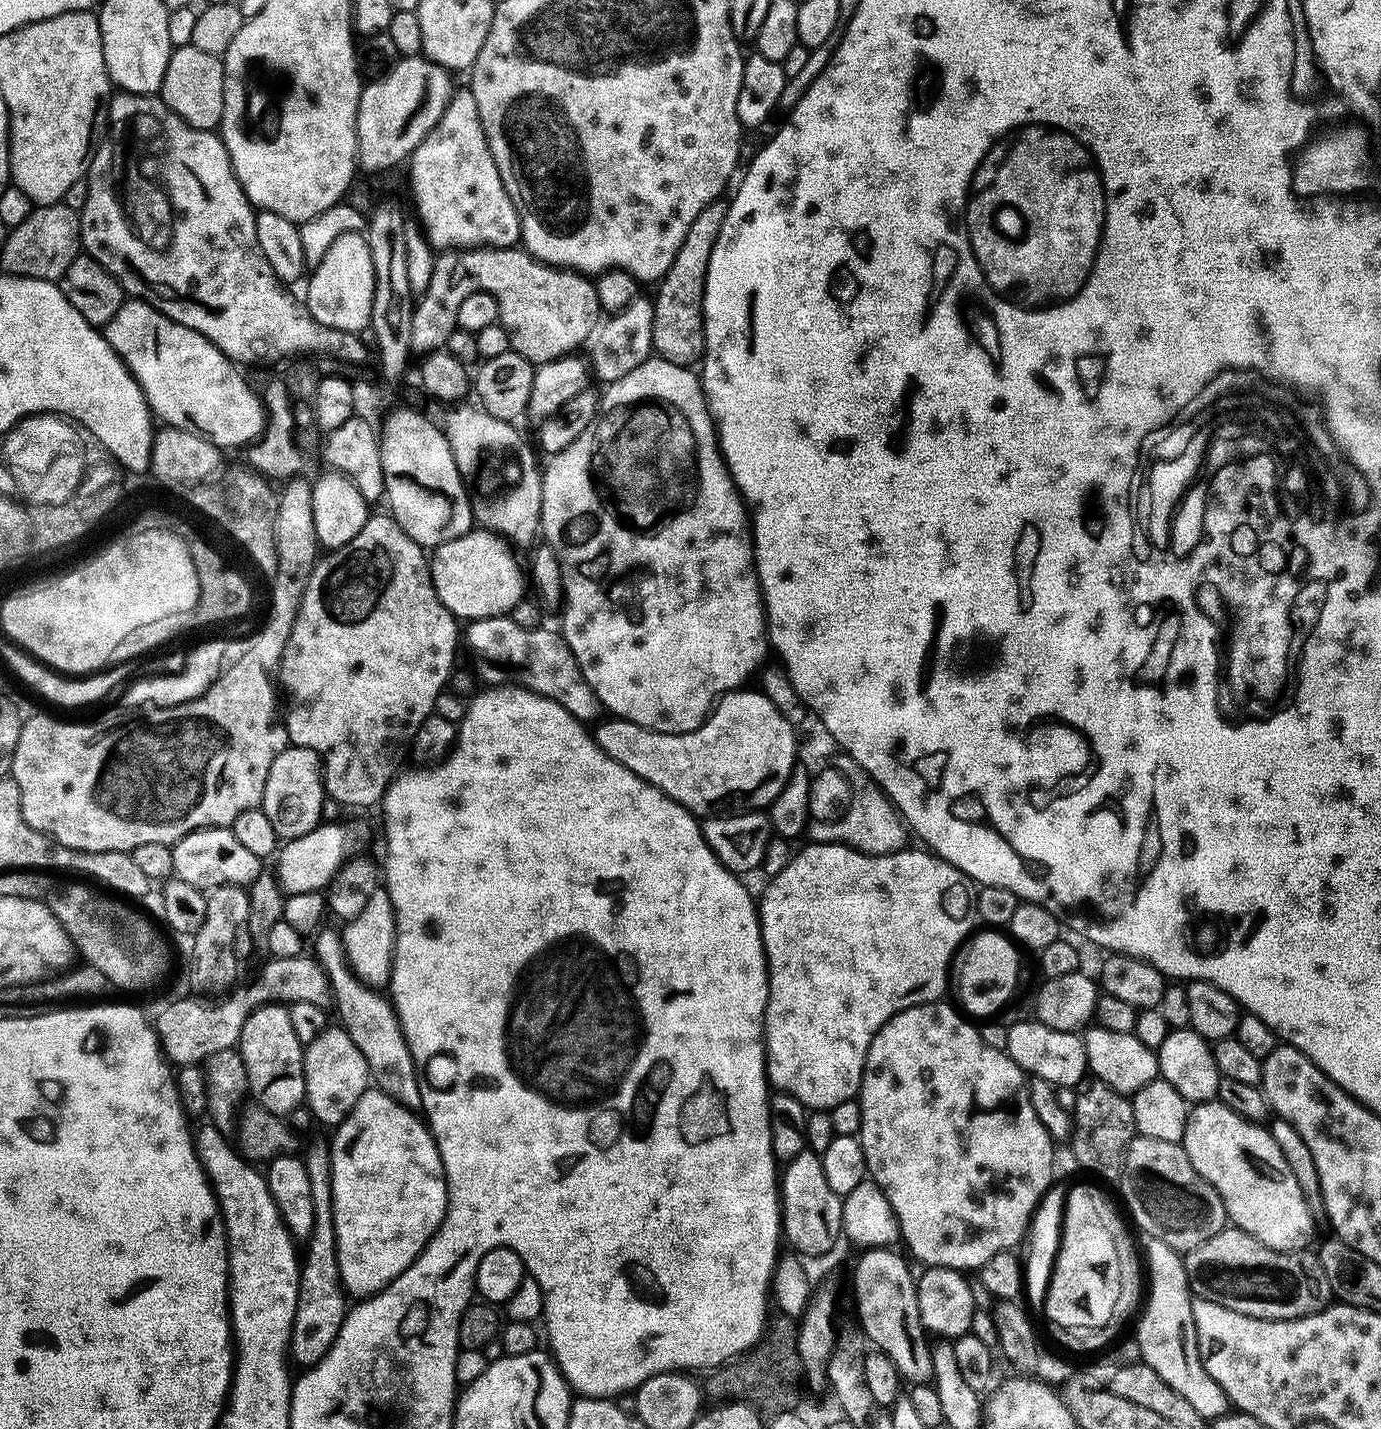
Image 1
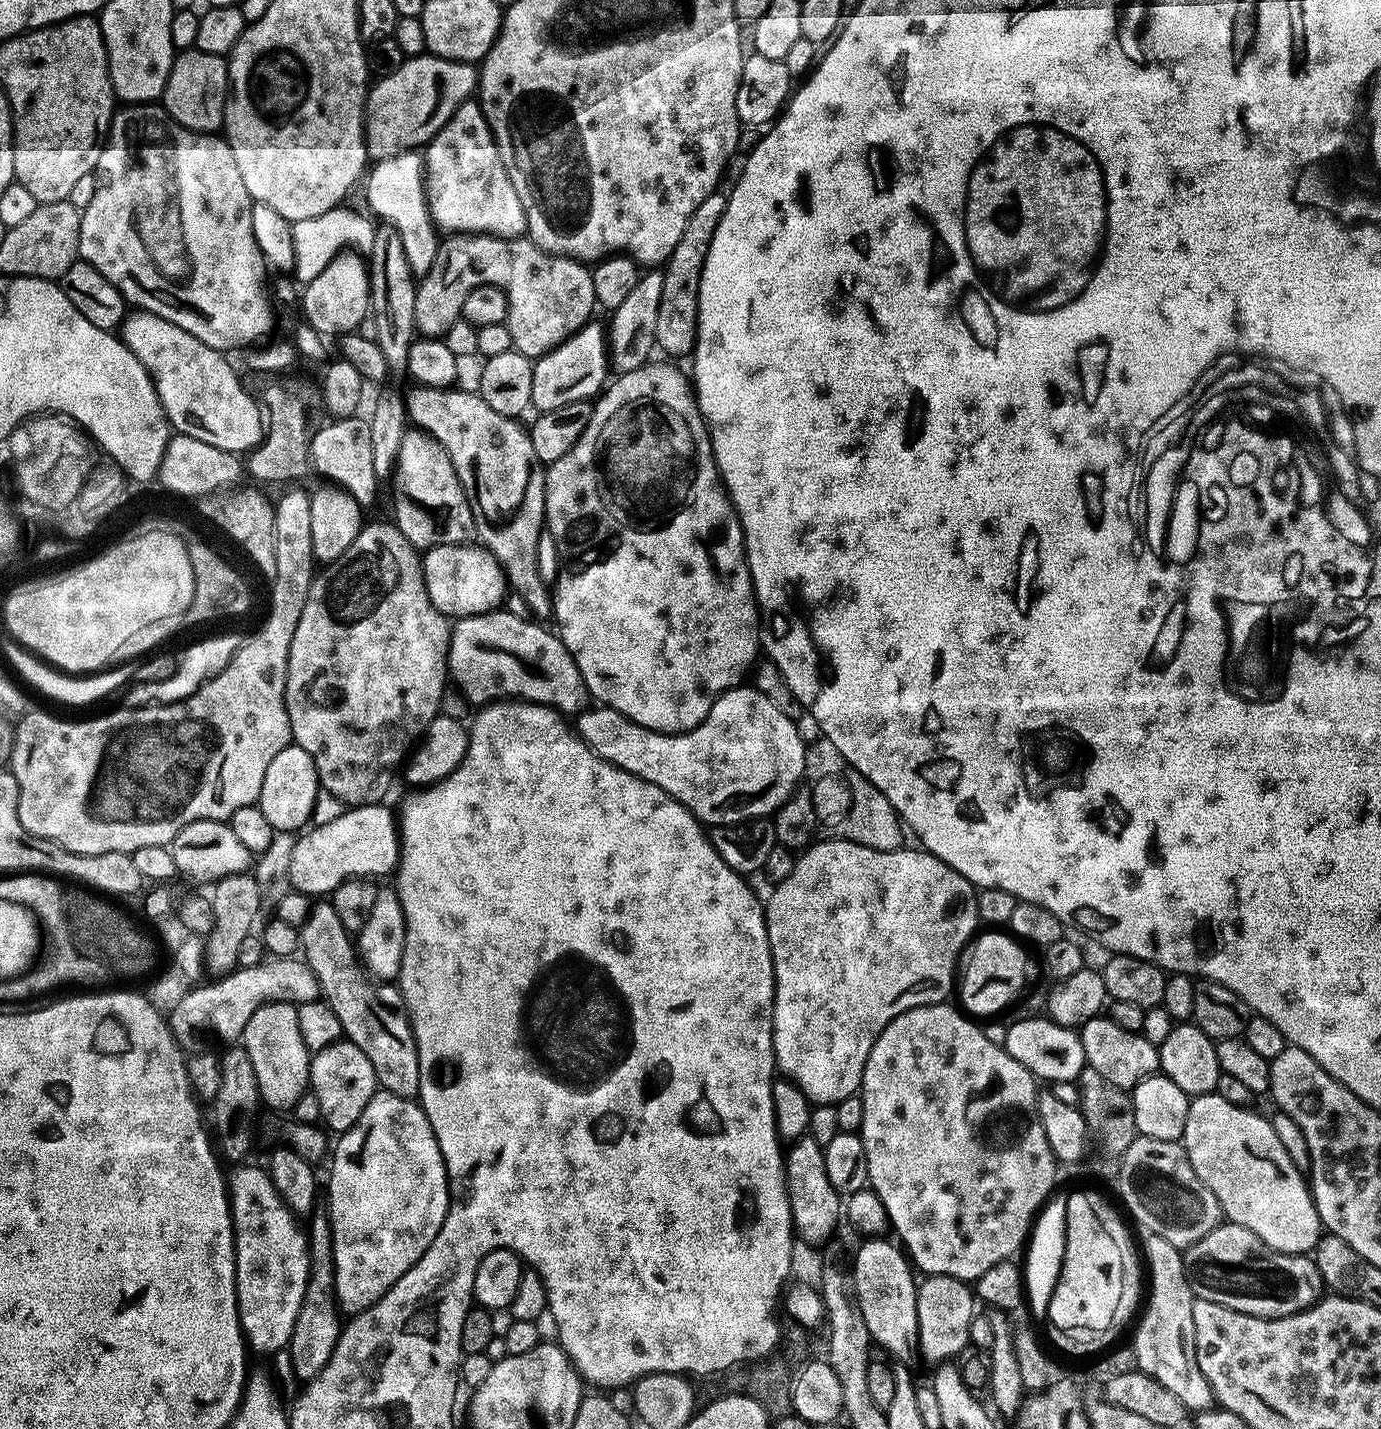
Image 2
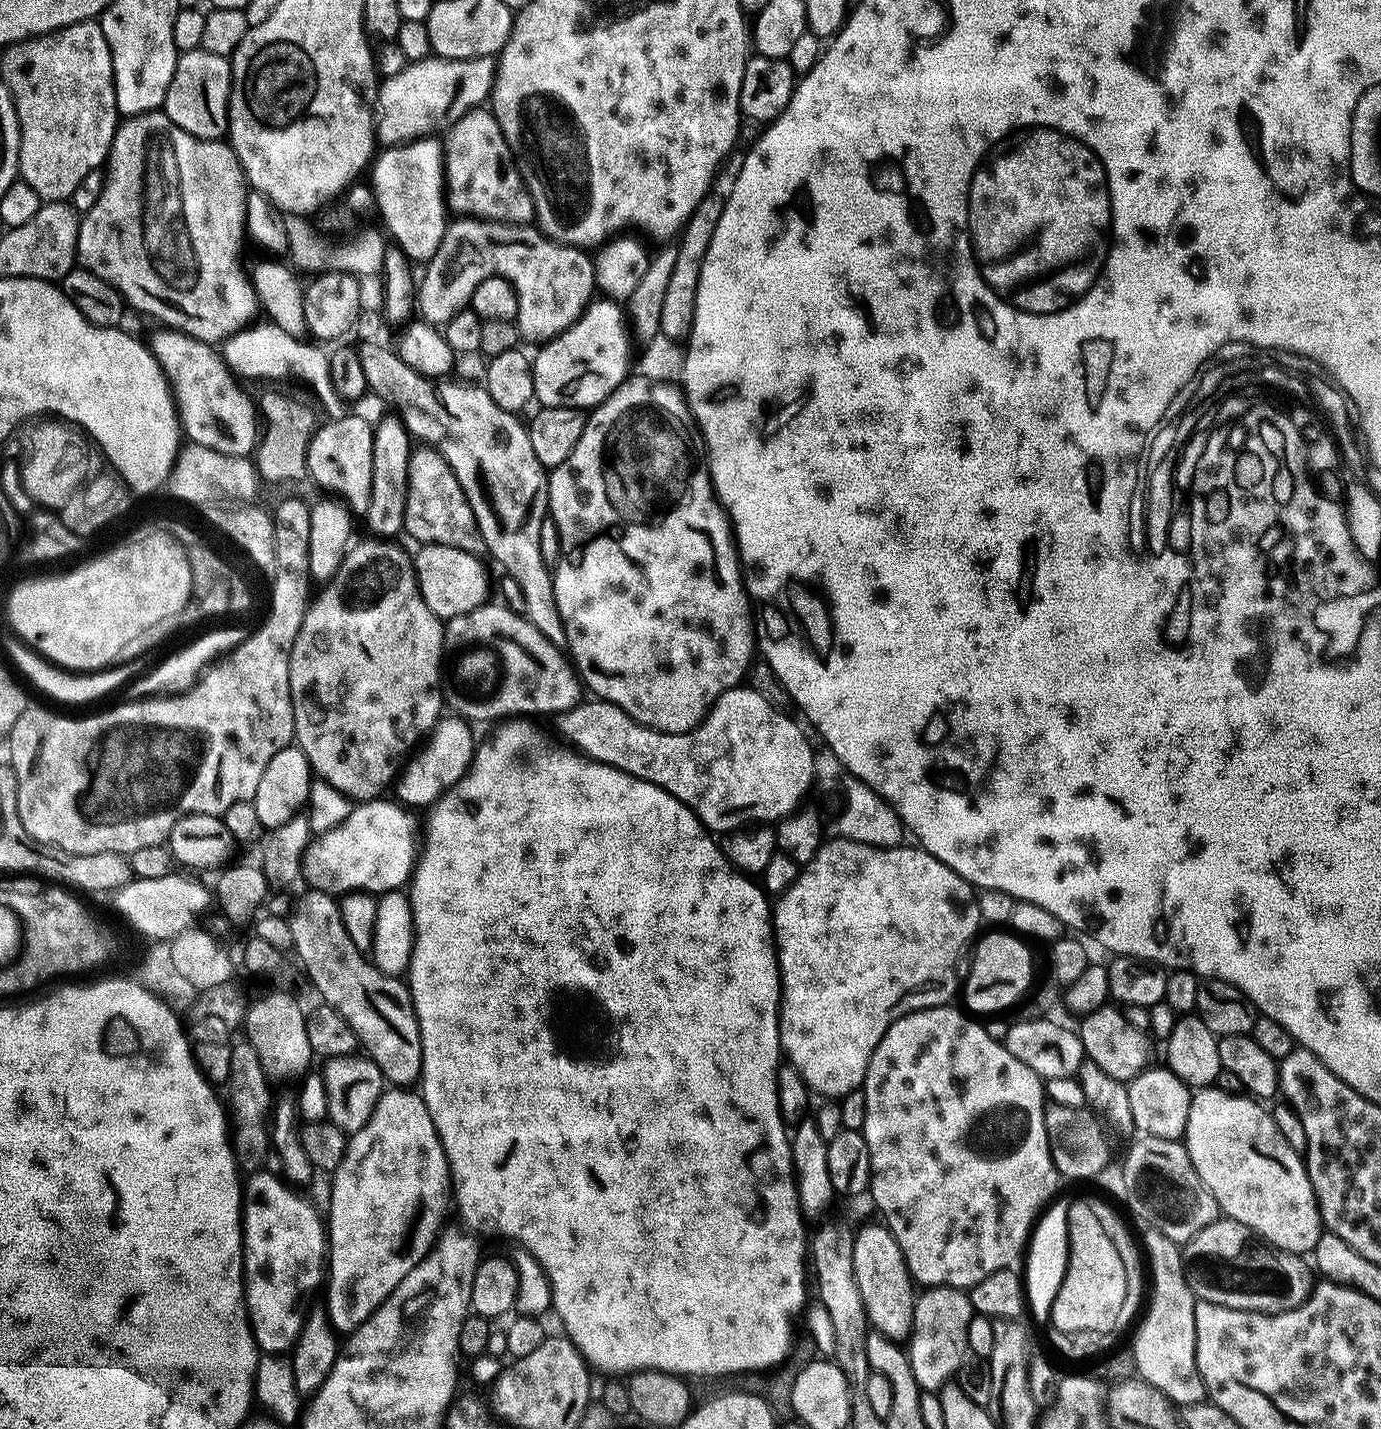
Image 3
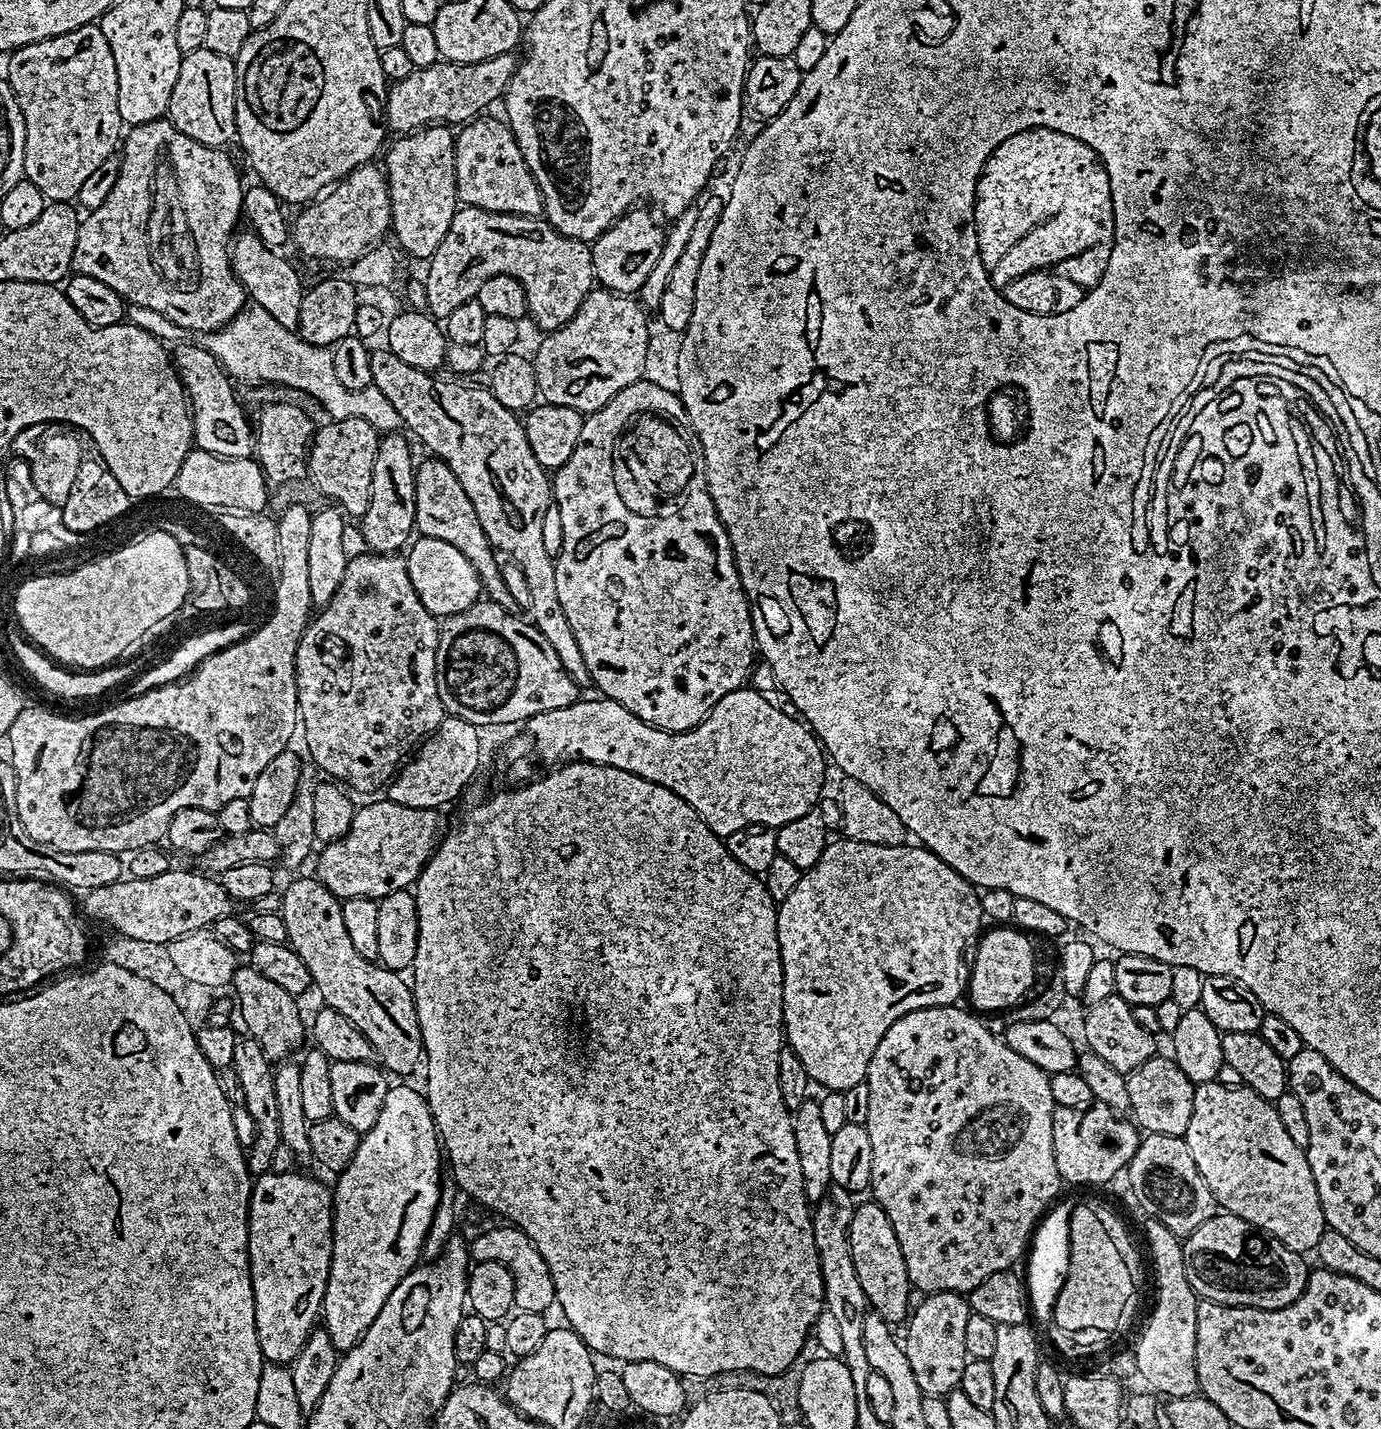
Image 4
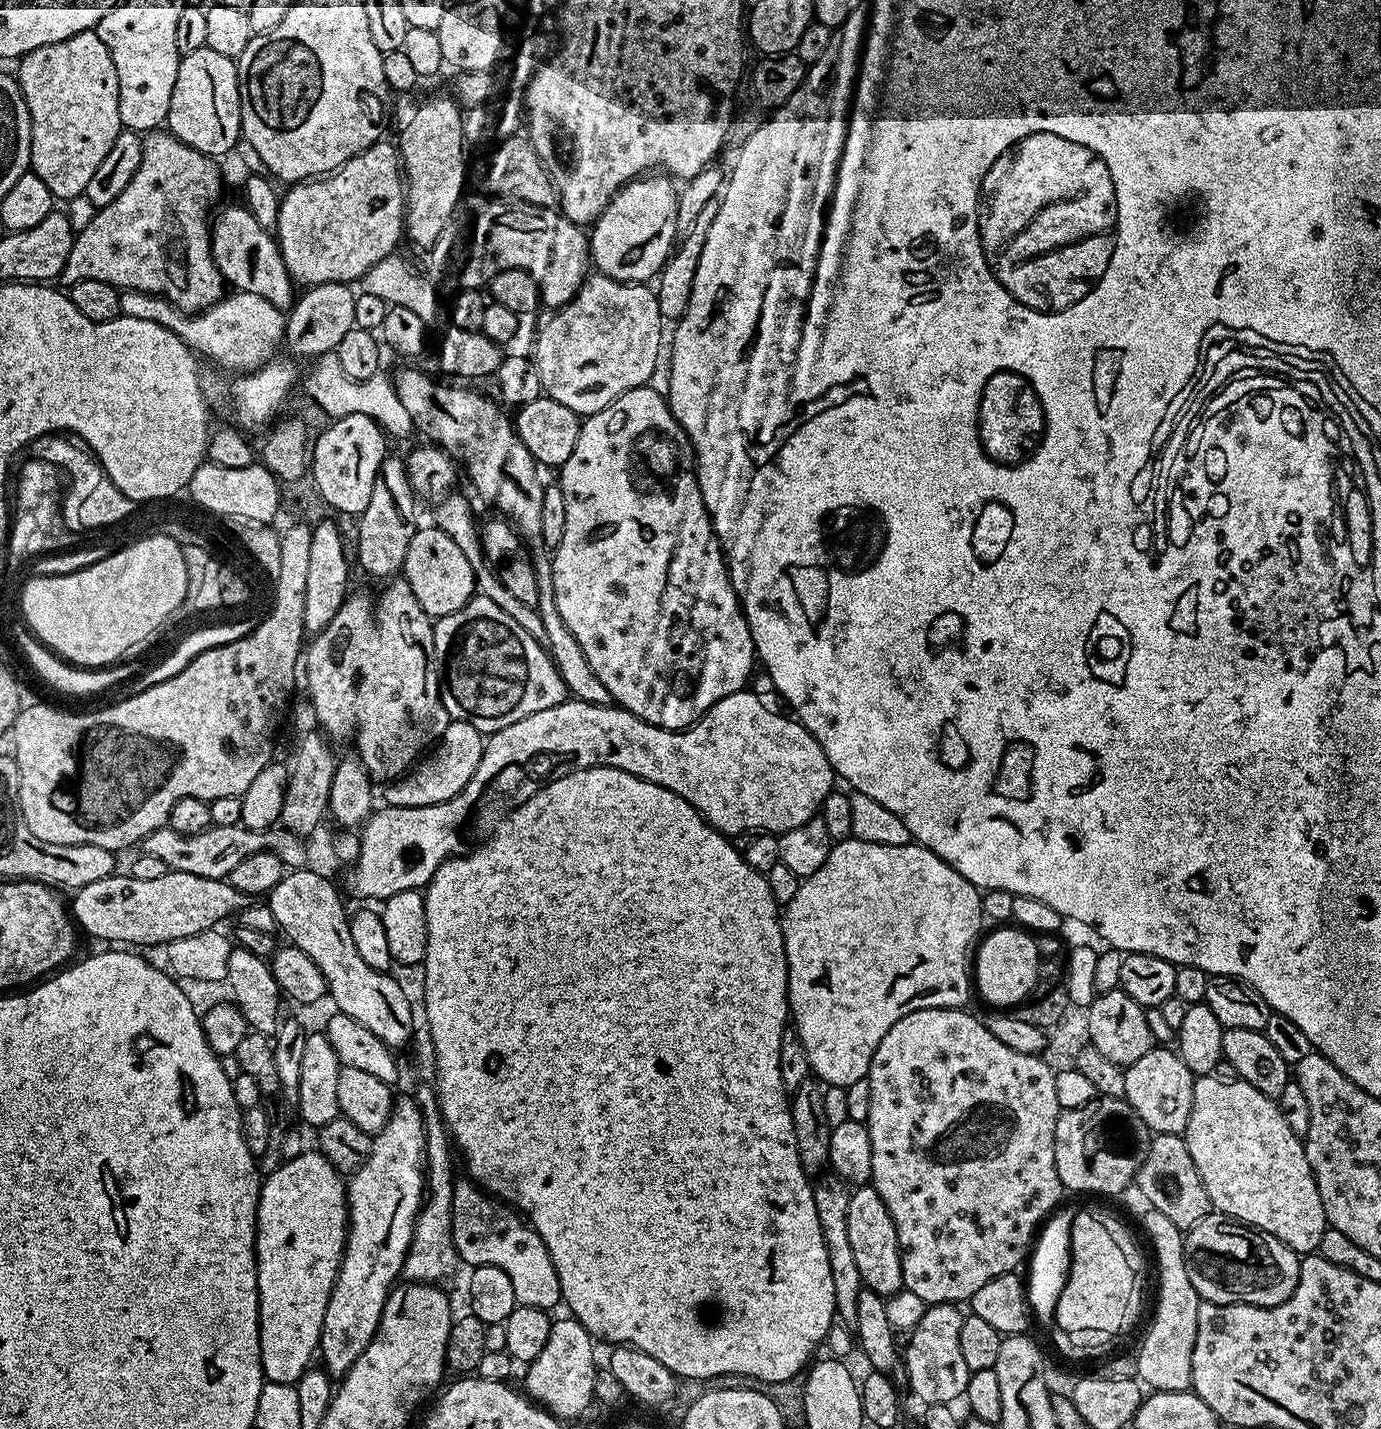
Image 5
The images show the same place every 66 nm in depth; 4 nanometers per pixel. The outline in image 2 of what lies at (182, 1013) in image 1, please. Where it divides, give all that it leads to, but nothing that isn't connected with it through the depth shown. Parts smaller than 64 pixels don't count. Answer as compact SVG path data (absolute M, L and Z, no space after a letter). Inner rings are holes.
M290 956L265 958L249 968L237 967L229 976L208 982L205 988L188 990L177 1002L166 1021L172 1037L181 1049L186 1050L199 1032L213 1032L220 1040L236 1042L243 1037L246 1022L264 1004L305 1004L321 999L320 982L314 970L303 959Z

